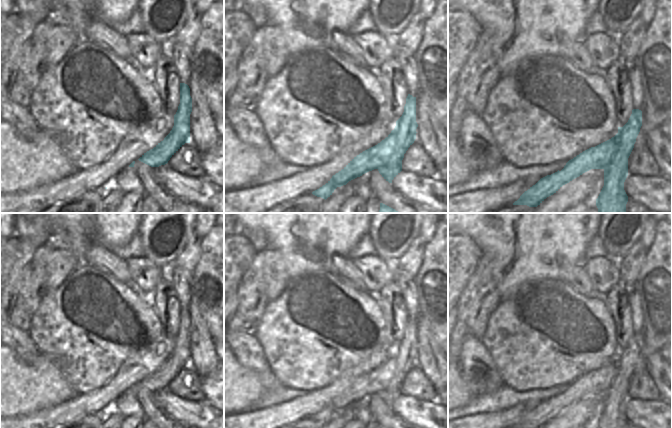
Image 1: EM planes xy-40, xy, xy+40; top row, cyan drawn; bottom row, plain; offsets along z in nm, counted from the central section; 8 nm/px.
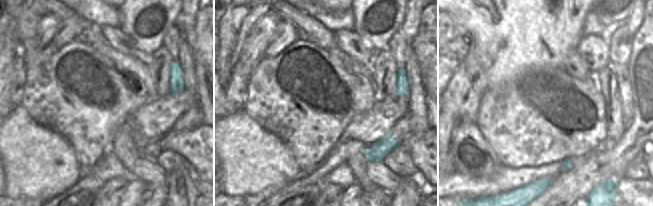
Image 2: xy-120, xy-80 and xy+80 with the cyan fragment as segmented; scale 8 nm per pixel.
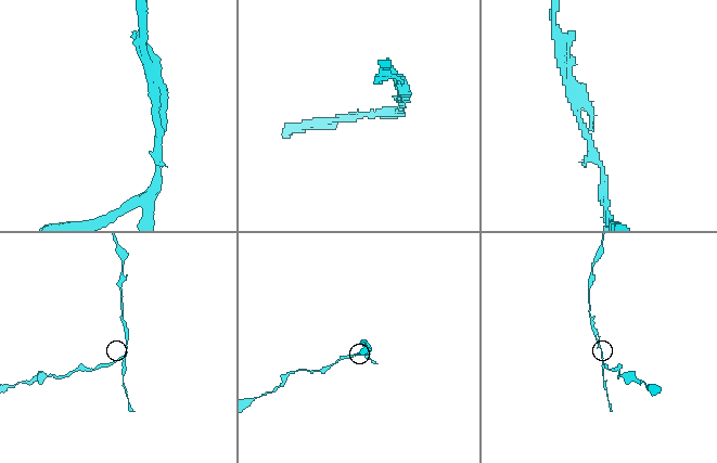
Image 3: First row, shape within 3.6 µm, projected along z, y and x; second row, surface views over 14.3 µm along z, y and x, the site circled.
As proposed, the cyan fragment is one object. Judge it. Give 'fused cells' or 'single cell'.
fused cells

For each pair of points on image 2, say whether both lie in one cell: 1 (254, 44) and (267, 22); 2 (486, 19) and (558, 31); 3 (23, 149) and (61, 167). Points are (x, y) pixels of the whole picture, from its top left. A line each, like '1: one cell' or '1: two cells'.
1: one cell
2: one cell
3: one cell

